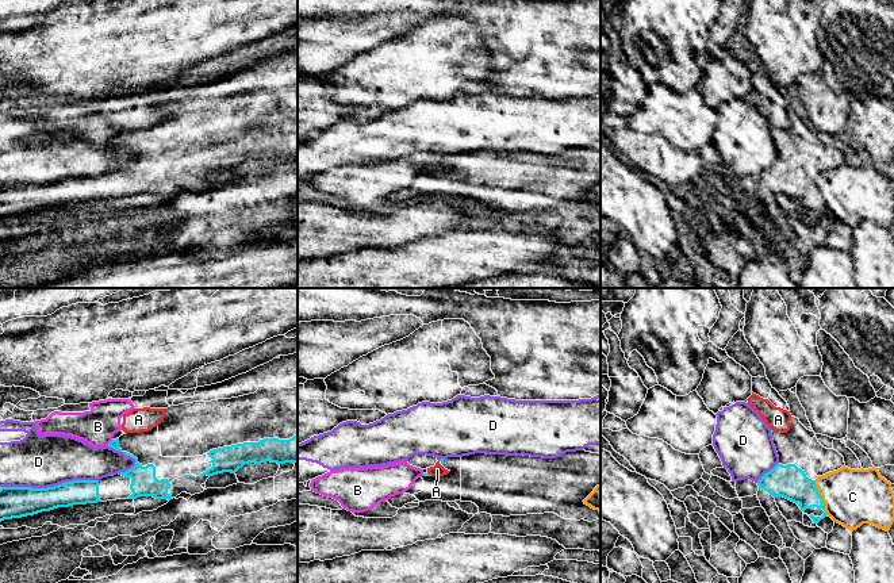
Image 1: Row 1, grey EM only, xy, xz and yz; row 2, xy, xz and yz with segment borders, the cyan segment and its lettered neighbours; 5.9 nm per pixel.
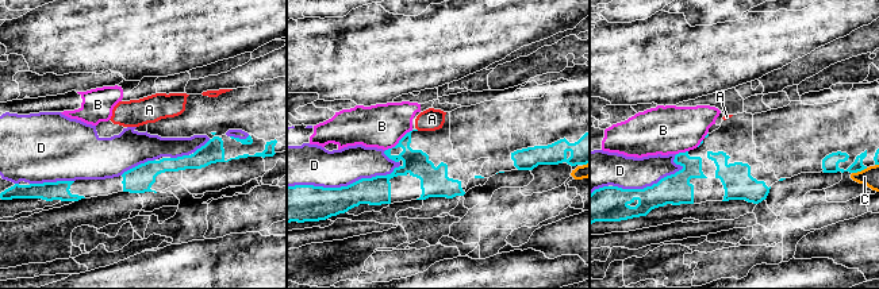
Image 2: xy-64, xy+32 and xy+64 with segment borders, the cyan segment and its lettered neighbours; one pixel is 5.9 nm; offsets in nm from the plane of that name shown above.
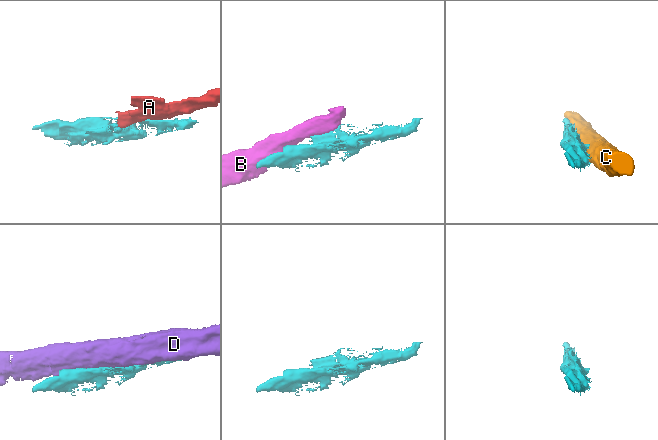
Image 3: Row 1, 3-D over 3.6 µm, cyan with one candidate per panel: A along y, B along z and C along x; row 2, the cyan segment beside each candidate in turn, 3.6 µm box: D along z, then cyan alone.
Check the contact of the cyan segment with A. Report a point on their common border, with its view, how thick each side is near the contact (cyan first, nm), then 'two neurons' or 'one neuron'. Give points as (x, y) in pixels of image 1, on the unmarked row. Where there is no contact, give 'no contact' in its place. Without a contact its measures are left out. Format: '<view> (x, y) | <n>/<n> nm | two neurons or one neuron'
xz (430, 172) | 20/70 nm | two neurons

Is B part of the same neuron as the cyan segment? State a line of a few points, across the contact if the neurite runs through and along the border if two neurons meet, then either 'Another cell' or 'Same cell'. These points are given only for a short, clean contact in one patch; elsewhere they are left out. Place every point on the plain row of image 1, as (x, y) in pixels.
Another cell

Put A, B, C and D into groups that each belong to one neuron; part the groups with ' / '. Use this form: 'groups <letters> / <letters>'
groups A B / C / D

